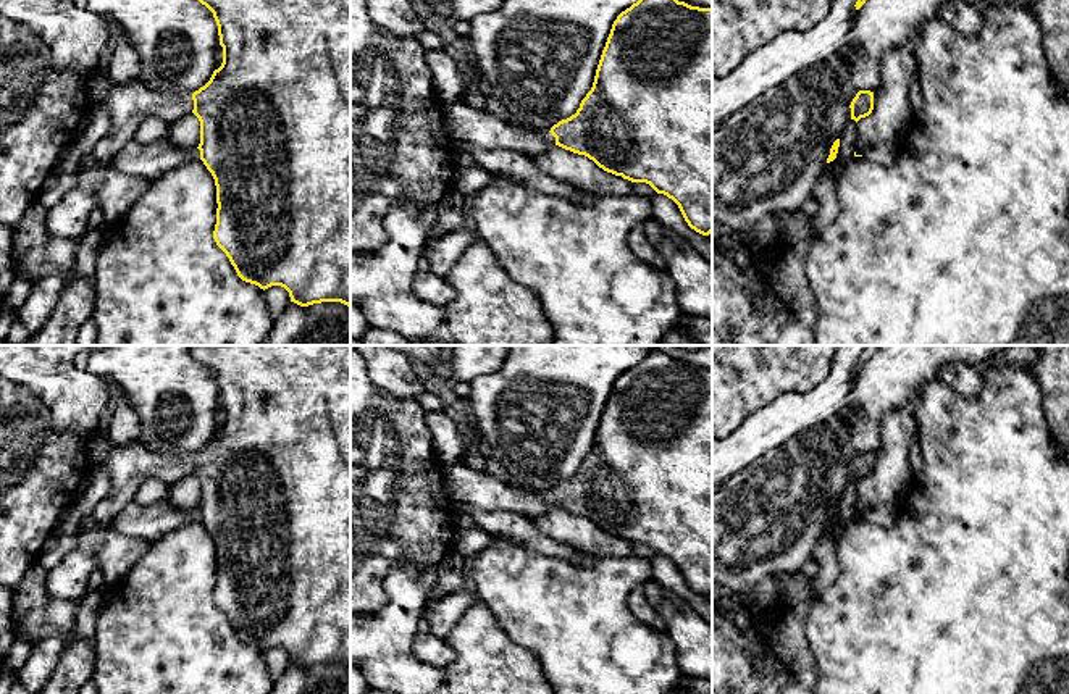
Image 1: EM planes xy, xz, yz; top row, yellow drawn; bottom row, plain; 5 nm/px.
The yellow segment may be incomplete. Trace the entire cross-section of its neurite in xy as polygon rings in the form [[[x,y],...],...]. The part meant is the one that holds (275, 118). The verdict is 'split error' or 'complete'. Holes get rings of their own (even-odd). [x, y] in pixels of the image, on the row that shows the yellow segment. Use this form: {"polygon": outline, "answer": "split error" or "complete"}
{"polygon": [[[199,0],[212,13],[218,26],[220,45],[223,47],[223,63],[213,71],[210,81],[189,92],[160,92],[149,89],[139,81],[110,86],[107,95],[90,103],[90,110],[105,110],[111,124],[108,132],[92,150],[92,160],[110,168],[113,157],[121,147],[134,139],[139,124],[157,116],[168,124],[194,113],[200,121],[200,160],[212,173],[216,186],[216,224],[213,239],[226,253],[237,276],[260,289],[281,286],[289,292],[291,302],[308,307],[321,302],[341,302],[350,308],[350,0]]], "answer": "split error"}

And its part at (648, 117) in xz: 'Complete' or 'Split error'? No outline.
Split error

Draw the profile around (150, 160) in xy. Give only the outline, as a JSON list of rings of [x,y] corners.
[[[168,137],[142,144],[128,140],[113,157],[110,168],[129,176],[153,181],[170,169],[176,169],[187,161],[200,160],[200,150],[181,150]]]

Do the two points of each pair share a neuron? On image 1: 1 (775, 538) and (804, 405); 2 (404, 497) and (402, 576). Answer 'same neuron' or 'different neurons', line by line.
1: same neuron
2: different neurons

